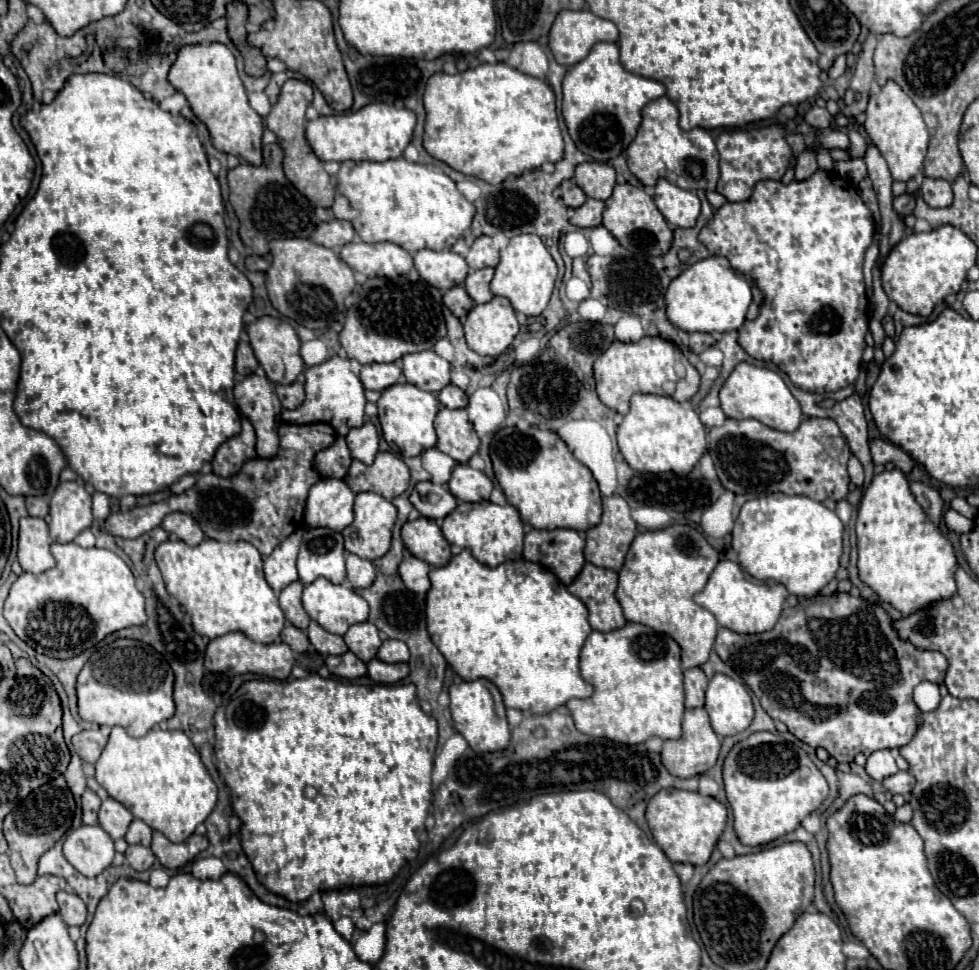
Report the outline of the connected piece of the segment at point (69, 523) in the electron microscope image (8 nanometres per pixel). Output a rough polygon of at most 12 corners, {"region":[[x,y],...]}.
{"region":[[60,482],[50,500],[52,540],[92,526],[92,498]]}

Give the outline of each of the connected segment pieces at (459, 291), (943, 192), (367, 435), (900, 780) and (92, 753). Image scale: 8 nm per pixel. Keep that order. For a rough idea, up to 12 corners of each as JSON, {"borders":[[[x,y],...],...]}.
{"borders":[[[454,286],[444,294],[444,304],[456,318],[464,318],[472,300],[466,288]],[[924,178],[920,192],[932,208],[952,204],[946,180]],[[372,422],[352,428],[346,442],[352,458],[372,464],[378,432]],[[908,772],[882,780],[890,794],[910,794],[916,780]],[[82,730],[72,736],[76,754],[96,762],[106,744],[98,730]]]}

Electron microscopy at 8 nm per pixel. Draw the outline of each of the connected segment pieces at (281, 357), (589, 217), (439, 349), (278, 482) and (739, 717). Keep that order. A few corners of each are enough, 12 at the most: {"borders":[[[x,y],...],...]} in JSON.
{"borders":[[[280,318],[246,326],[268,380],[292,384],[304,370],[300,338]],[[588,198],[570,222],[580,228],[600,226],[604,202]],[[446,338],[434,344],[434,352],[452,362],[454,348]],[[330,424],[278,426],[274,458],[204,474],[184,494],[114,512],[138,538],[170,512],[262,556],[302,526]],[[714,674],[706,712],[718,736],[744,732],[754,706],[744,684]]]}

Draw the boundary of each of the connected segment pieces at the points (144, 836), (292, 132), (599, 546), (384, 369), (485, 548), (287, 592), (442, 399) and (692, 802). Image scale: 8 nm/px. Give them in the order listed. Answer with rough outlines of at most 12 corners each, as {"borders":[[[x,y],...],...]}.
{"borders":[[[132,820],[126,842],[150,846],[152,828]],[[286,80],[266,126],[284,150],[286,178],[330,208],[332,180],[308,146],[312,88]],[[604,496],[600,524],[586,530],[586,562],[618,572],[636,522],[628,502]],[[366,364],[360,380],[366,390],[382,392],[396,384],[396,364]],[[462,502],[444,518],[450,544],[494,568],[522,556],[514,506]],[[296,580],[278,594],[282,612],[296,628],[310,624],[302,608],[304,584]],[[448,384],[438,392],[446,408],[466,408],[464,390]],[[660,790],[646,808],[670,862],[706,864],[724,826],[716,798]]]}

